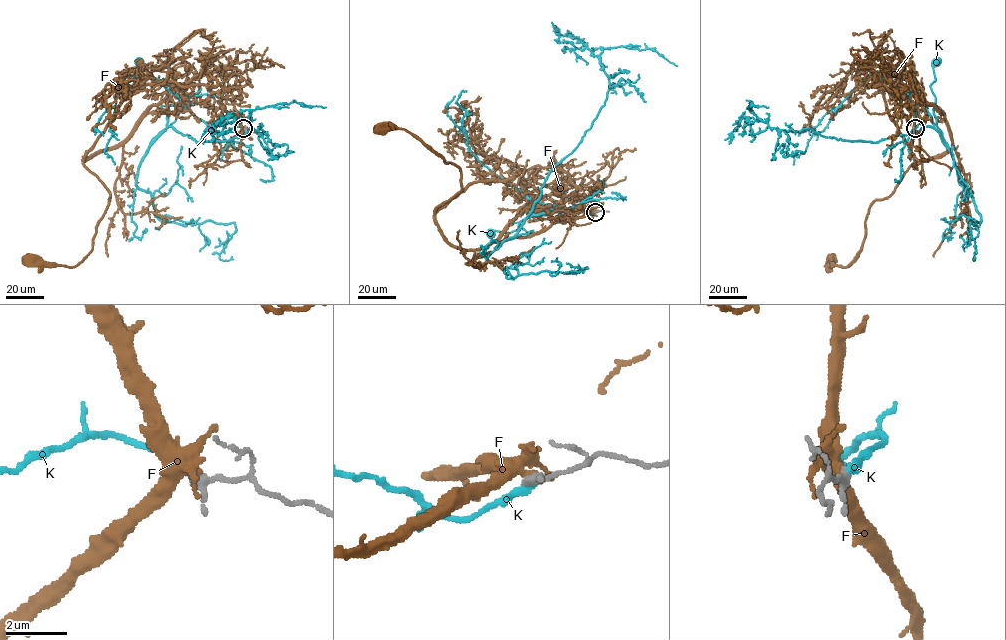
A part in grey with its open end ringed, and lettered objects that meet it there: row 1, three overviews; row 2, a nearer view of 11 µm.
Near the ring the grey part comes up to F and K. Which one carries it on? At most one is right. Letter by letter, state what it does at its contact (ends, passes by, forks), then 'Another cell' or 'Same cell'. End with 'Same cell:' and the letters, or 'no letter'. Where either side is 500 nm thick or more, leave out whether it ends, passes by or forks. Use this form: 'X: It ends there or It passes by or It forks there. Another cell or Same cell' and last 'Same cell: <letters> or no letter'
F: It forks there. Another cell
K: It ends there. Same cell
Same cell: K

